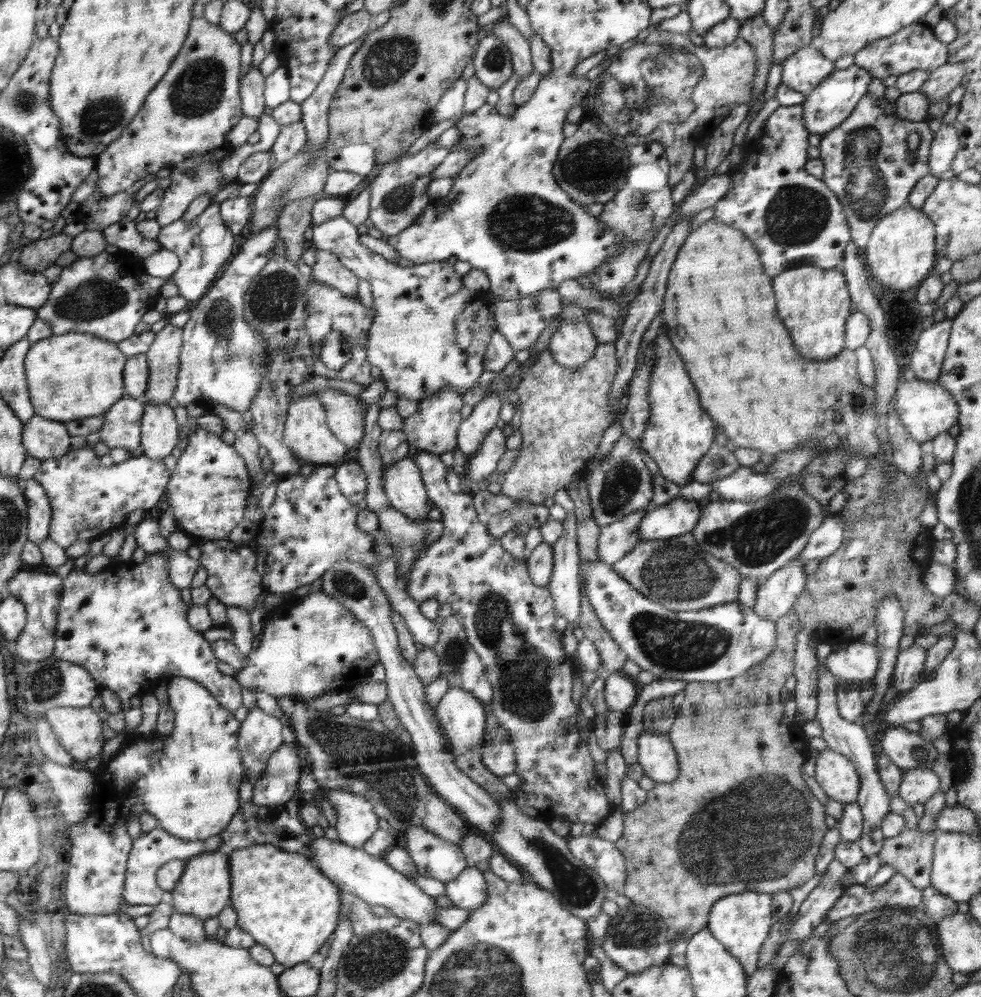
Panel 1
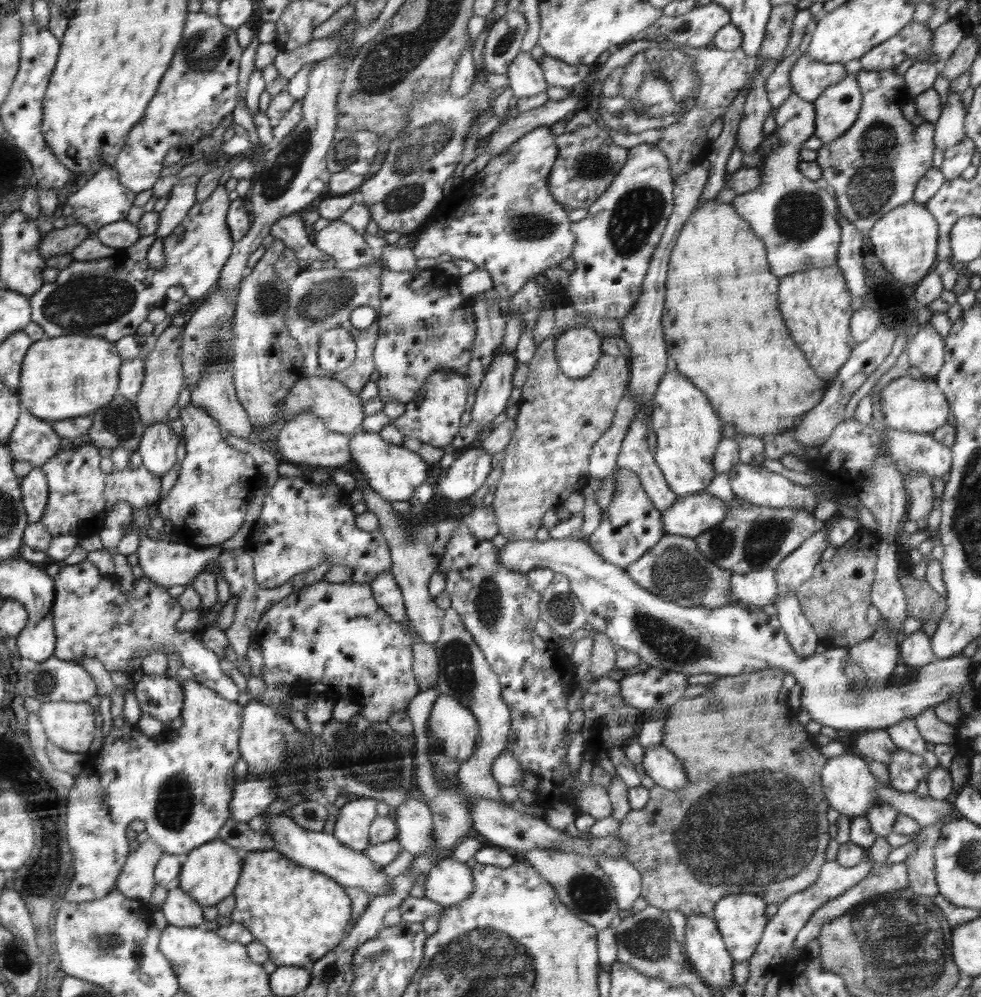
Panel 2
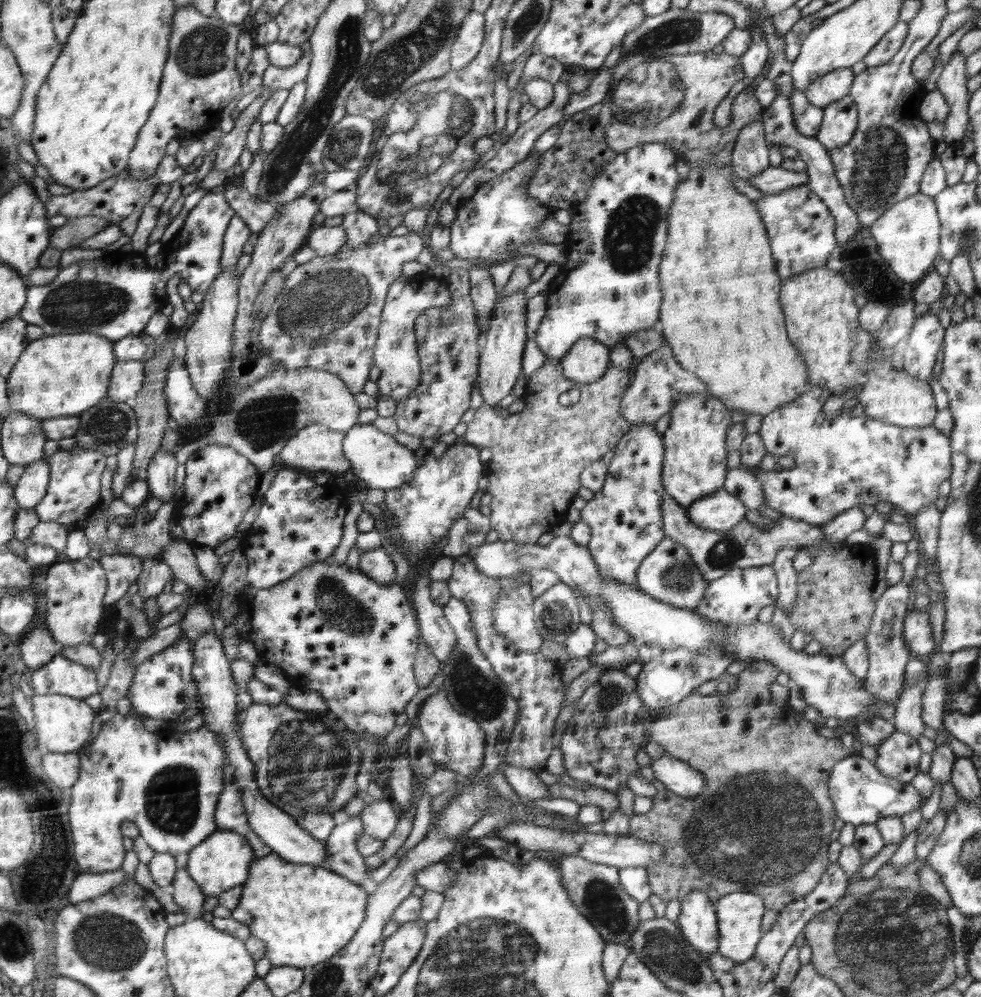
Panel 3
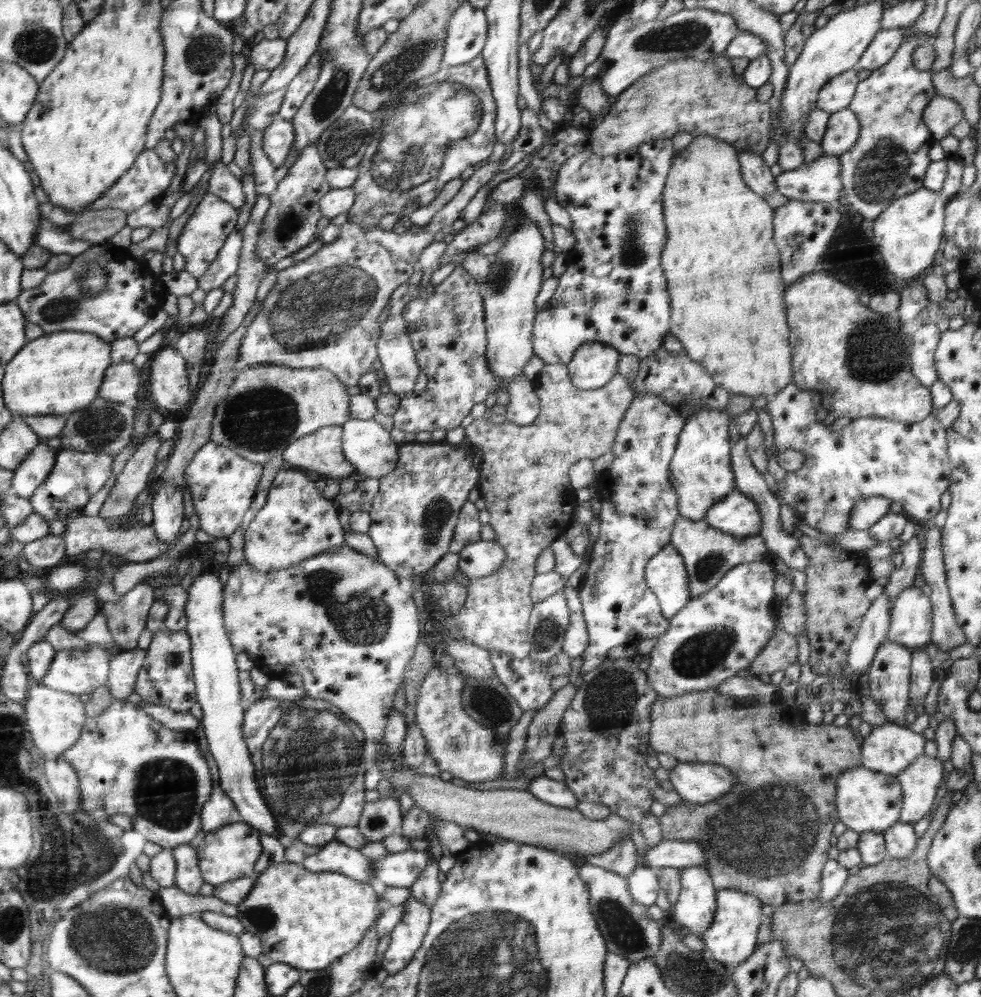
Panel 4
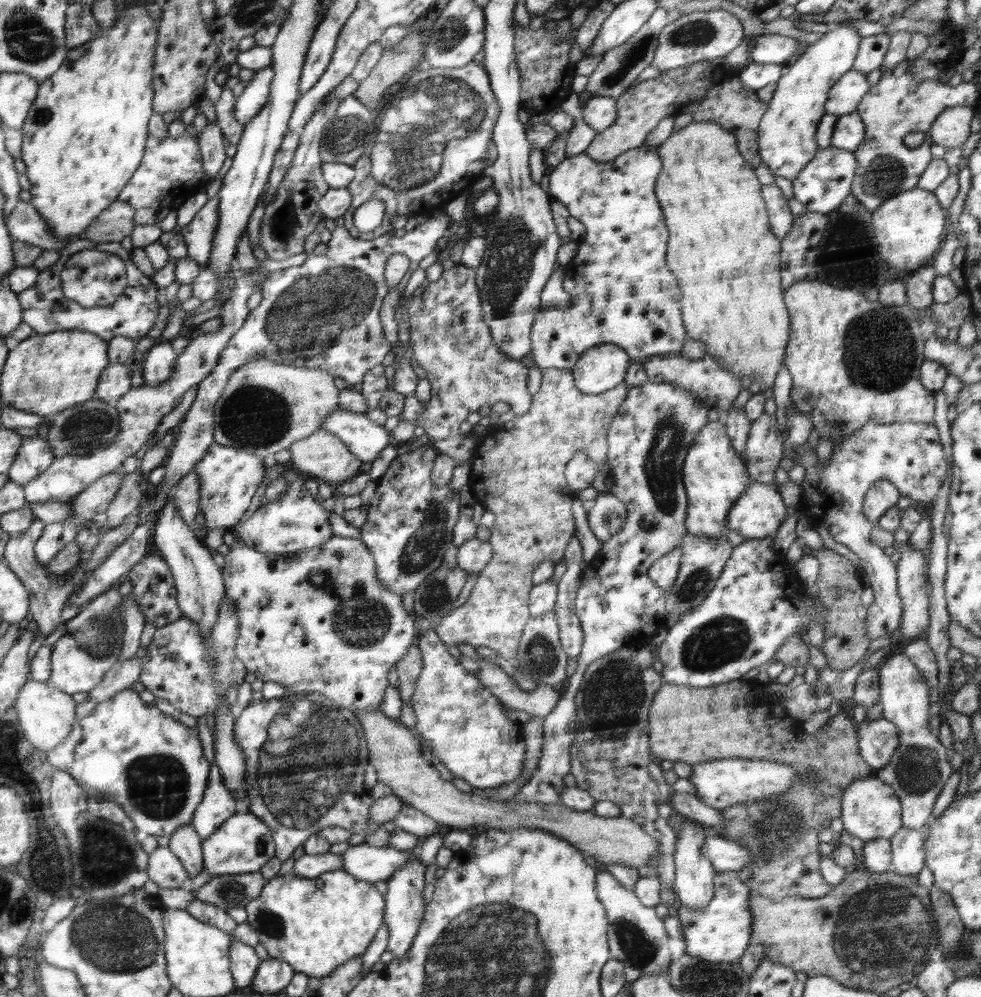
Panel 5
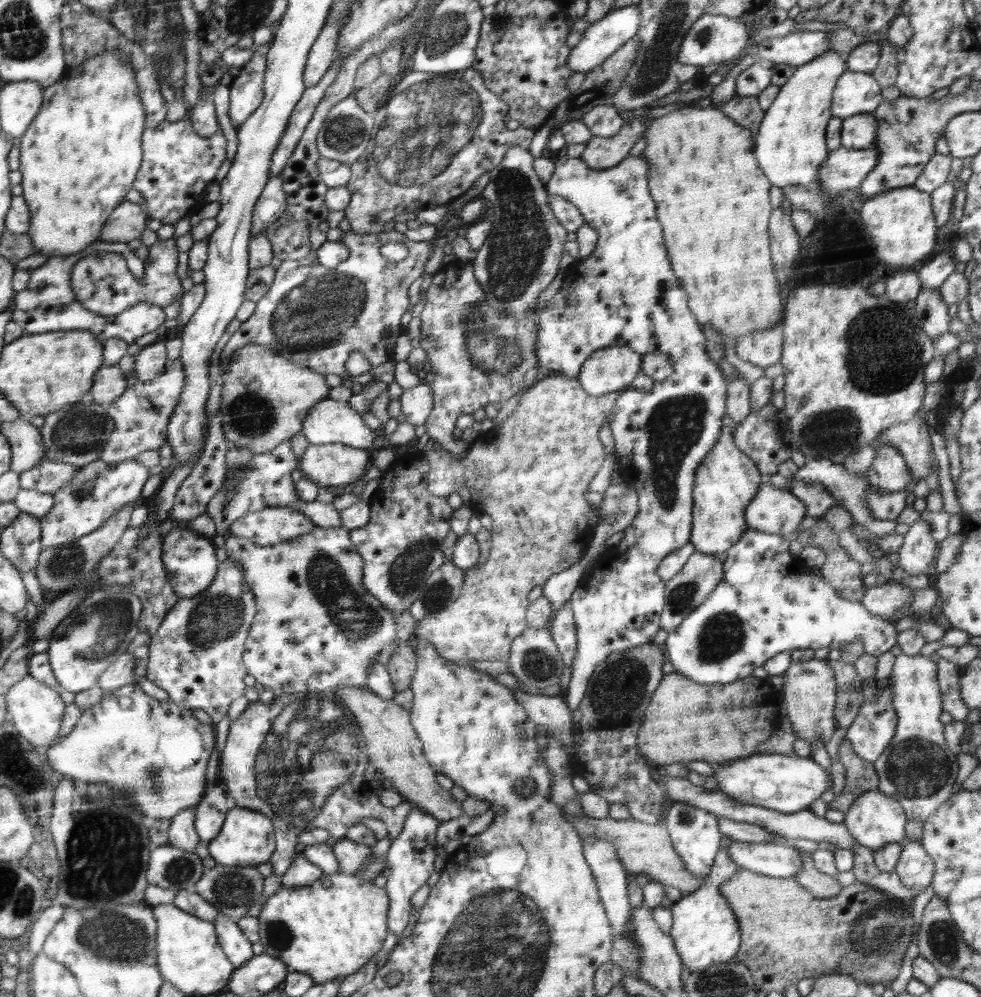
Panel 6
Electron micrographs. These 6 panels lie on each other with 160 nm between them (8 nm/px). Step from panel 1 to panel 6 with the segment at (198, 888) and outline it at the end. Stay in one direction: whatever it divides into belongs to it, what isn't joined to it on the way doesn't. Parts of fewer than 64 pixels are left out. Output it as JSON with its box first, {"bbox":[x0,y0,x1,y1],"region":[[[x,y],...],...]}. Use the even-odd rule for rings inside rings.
{"bbox":[208,807,275,867],"region":[[[236,807],[227,813],[227,821],[224,822],[222,832],[208,843],[208,852],[217,865],[240,864],[242,867],[258,867],[258,864],[264,864],[271,860],[270,856],[273,856],[275,852],[274,823],[260,811]]]}

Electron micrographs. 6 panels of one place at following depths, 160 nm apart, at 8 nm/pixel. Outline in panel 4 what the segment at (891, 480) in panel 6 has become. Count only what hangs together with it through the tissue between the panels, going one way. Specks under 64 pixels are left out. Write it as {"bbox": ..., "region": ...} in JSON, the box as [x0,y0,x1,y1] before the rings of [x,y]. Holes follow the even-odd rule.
{"bbox":[850,496,892,530],"region":[[[871,496],[859,500],[850,511],[850,529],[869,530],[880,518],[890,512],[889,506],[892,500],[885,496]]]}

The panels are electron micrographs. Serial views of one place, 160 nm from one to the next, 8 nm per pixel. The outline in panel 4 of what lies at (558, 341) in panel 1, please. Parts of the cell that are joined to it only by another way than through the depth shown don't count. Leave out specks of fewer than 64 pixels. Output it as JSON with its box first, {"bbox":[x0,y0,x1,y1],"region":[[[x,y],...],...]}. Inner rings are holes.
{"bbox":[567,342,621,390],"region":[[[601,342],[580,345],[567,364],[571,382],[580,390],[594,390],[606,386],[619,372],[621,356],[621,352],[615,347]]]}

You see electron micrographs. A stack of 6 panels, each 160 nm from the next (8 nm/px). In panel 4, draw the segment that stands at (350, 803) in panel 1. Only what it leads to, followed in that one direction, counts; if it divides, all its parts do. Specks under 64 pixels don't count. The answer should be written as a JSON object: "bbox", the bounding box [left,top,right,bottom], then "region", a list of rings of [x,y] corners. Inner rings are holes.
{"bbox":[302,839,372,883],"region":[[[338,839],[327,842],[319,852],[302,862],[308,871],[341,873],[364,883],[372,883],[372,864],[371,859],[362,855],[359,849],[346,846]]]}

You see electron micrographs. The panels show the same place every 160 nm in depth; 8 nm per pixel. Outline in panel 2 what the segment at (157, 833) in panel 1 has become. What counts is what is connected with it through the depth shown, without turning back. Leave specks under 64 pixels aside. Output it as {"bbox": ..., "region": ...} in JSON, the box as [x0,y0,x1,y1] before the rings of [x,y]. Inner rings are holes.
{"bbox":[115,839,165,902],"region":[[[152,839],[140,843],[128,856],[128,864],[124,864],[124,870],[116,879],[115,890],[127,898],[149,902],[155,884],[154,869],[165,853]]]}

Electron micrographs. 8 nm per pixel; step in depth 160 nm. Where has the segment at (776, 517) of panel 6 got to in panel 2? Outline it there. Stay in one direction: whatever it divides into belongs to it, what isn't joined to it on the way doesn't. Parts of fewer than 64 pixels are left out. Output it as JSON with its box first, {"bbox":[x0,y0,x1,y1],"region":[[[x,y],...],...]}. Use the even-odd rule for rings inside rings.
{"bbox":[661,490,729,537],"region":[[[703,490],[677,496],[674,504],[661,512],[664,535],[696,537],[724,522],[729,508],[729,502]]]}

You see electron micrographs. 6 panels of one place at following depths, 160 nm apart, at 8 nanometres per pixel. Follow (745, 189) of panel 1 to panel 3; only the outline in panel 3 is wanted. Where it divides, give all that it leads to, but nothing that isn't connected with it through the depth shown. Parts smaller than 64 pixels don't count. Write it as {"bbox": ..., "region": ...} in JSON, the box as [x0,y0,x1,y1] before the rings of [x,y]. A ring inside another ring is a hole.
{"bbox":[753,88,837,278],"region":[[[794,88],[790,95],[790,106],[796,130],[804,136],[814,137],[823,119],[823,109],[810,104],[805,94]],[[807,184],[794,186],[753,201],[764,223],[780,278],[790,278],[803,272],[824,267],[828,254],[837,248],[835,218],[828,206]]]}

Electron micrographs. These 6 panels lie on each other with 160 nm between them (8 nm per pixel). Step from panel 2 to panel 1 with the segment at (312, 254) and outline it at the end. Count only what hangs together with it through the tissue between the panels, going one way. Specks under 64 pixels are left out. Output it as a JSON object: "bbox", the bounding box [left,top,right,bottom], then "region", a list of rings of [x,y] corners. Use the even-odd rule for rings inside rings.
{"bbox":[310,248,359,298],"region":[[[315,248],[317,261],[312,266],[310,278],[317,282],[323,282],[348,298],[357,298],[359,278],[346,268],[335,252],[319,250]]]}

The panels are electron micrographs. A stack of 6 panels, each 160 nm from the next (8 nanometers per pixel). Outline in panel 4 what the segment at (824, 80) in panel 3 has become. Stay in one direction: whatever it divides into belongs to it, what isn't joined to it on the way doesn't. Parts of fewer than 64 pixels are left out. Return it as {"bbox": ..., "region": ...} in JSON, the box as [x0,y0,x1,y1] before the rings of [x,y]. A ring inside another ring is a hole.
{"bbox":[816,69,860,113],"region":[[[850,69],[831,78],[819,90],[816,106],[823,111],[835,113],[849,106],[860,78],[857,69]]]}

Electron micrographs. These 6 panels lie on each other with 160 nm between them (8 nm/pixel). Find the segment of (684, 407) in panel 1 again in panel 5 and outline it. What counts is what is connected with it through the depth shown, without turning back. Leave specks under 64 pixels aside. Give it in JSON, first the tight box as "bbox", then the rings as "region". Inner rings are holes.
{"bbox":[682,418,752,538],"region":[[[724,418],[718,422],[711,421],[698,432],[696,440],[690,446],[682,478],[687,494],[686,529],[688,534],[700,538],[720,538],[727,536],[728,513],[733,502],[744,494],[747,486],[752,483],[747,465],[736,455],[736,451],[727,434]]]}

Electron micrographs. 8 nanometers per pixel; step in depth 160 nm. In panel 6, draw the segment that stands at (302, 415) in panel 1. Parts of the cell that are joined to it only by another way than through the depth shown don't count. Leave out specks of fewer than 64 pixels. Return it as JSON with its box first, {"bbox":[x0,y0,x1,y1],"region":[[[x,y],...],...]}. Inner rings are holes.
{"bbox":[300,443,368,487],"region":[[[342,443],[309,444],[300,458],[300,475],[327,487],[352,487],[366,472],[368,452]]]}

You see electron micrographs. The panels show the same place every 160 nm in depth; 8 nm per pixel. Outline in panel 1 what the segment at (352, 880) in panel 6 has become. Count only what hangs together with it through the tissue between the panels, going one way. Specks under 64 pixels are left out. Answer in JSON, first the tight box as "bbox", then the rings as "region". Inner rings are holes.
{"bbox":[230,844,343,968],"region":[[[255,844],[234,849],[230,854],[231,906],[236,912],[236,924],[248,932],[255,943],[272,952],[275,962],[286,968],[306,963],[335,934],[338,916],[343,912],[342,896],[311,860],[298,852],[282,850],[271,844]]]}

